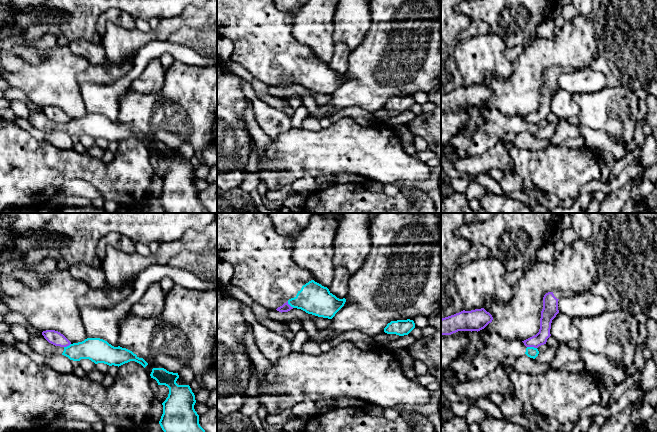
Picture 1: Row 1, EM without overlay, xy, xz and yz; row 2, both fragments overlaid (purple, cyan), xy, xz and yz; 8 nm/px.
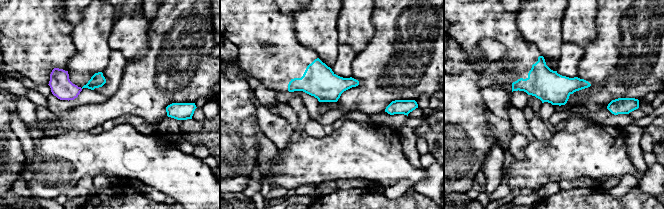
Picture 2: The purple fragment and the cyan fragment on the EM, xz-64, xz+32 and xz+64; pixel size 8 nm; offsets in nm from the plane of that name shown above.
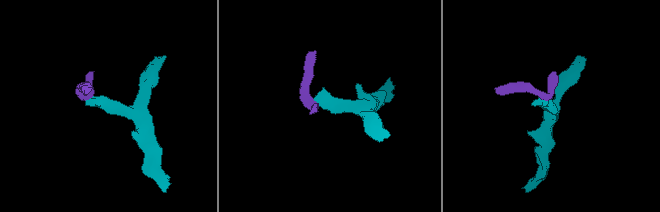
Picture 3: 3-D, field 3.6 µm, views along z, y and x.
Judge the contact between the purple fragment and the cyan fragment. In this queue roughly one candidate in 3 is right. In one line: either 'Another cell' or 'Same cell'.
Another cell

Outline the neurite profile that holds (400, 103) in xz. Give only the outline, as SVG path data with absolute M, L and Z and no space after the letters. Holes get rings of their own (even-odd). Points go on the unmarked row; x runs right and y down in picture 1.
M397 96L391 97L384 104L384 108L387 110L396 110L399 112L408 111L415 104L413 96Z

